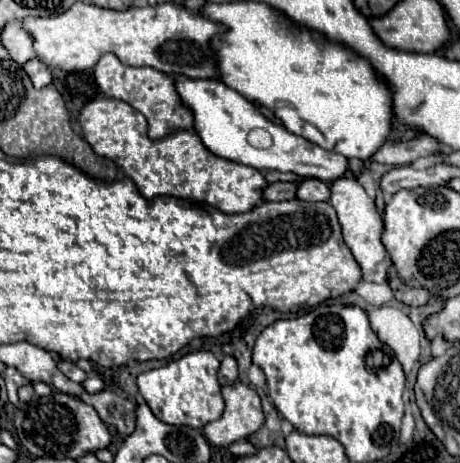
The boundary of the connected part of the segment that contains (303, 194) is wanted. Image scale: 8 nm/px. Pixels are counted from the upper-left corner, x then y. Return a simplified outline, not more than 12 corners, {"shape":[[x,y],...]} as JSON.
{"shape":[[318,178],[298,186],[298,200],[326,202],[330,188]]}

